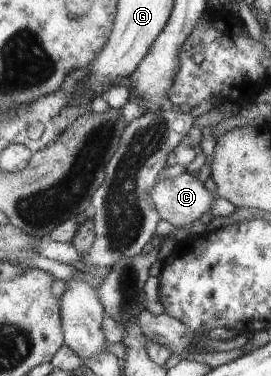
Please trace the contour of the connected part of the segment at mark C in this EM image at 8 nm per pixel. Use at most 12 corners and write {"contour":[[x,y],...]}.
{"contour":[[190,172],[158,179],[161,219],[182,230],[215,200]]}

